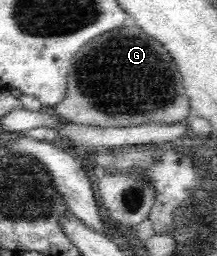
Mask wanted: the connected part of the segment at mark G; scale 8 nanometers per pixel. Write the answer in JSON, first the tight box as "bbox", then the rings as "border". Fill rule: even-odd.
{"bbox":[53,17,194,129],"border":[[[130,17],[122,29],[104,33],[79,49],[66,73],[65,101],[53,112],[74,123],[128,127],[164,124],[188,129],[194,118],[183,77],[170,52],[142,33]]]}

